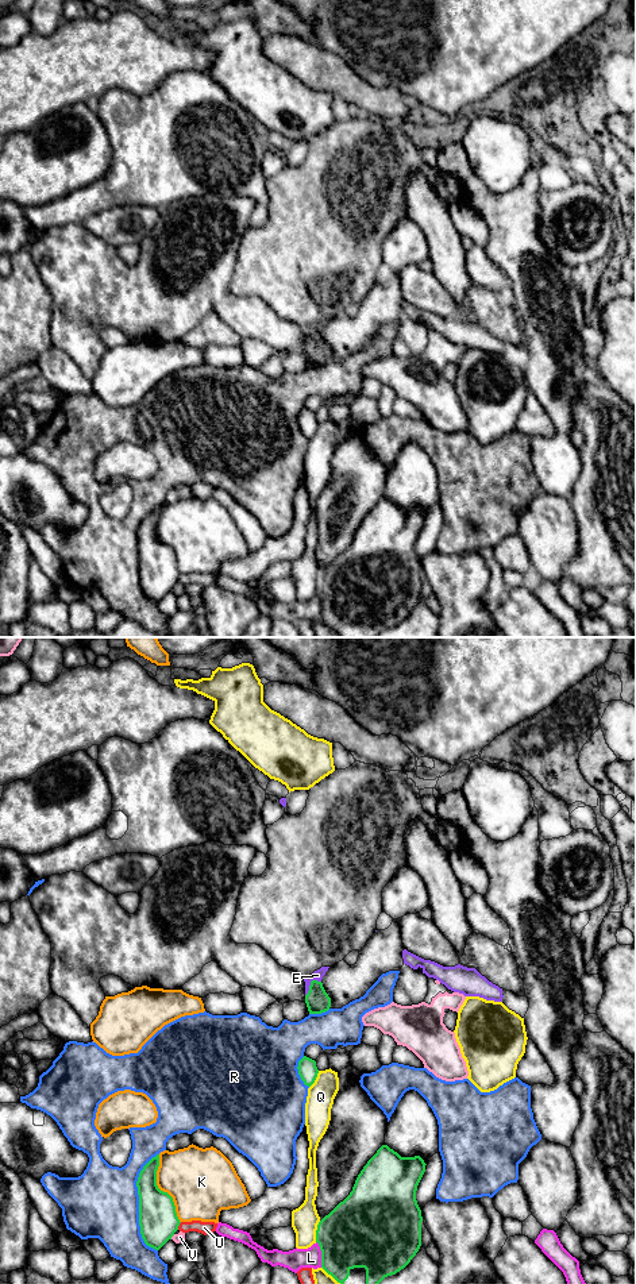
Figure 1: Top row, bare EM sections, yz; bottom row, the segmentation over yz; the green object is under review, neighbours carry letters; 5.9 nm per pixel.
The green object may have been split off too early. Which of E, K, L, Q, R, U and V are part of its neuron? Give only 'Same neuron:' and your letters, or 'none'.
Same neuron: none

